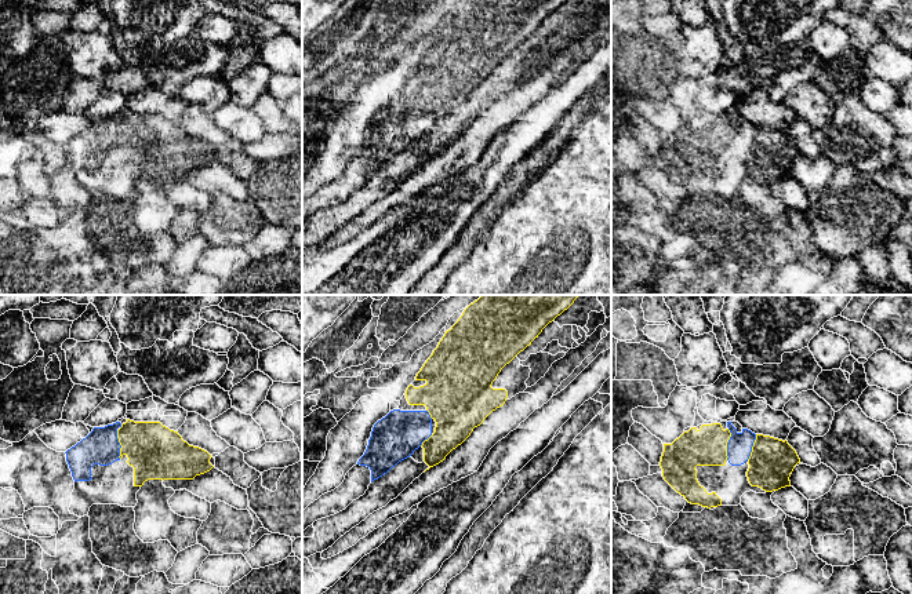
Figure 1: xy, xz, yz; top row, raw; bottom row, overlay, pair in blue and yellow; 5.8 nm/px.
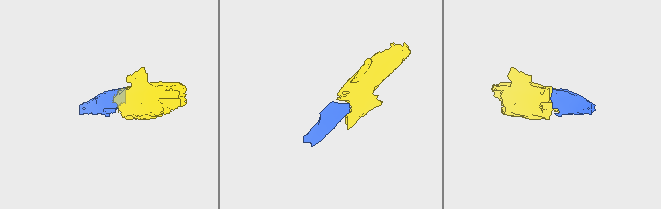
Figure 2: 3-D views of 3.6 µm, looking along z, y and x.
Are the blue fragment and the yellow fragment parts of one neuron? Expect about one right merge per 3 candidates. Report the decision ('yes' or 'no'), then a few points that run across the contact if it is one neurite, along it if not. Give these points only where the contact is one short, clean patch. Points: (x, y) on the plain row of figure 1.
yes; line yz (740, 137), (727, 135), (707, 138)

